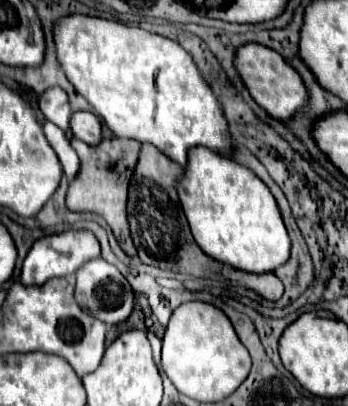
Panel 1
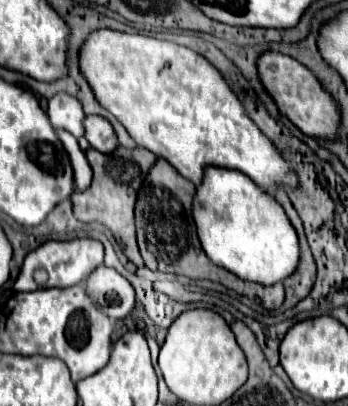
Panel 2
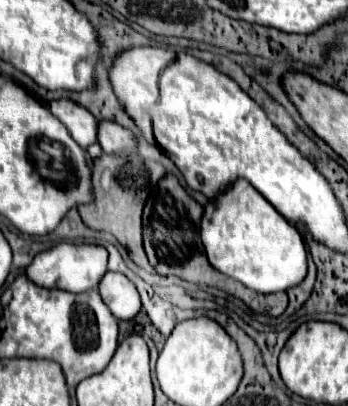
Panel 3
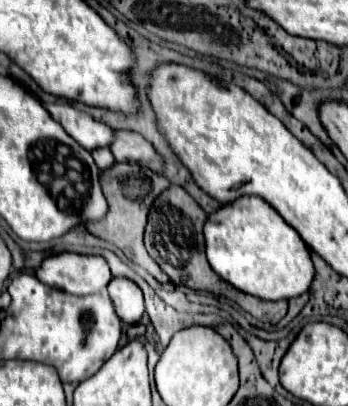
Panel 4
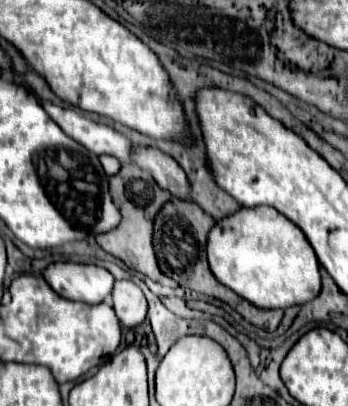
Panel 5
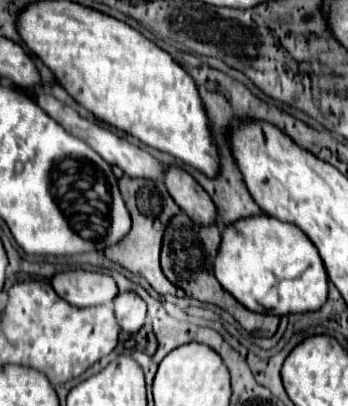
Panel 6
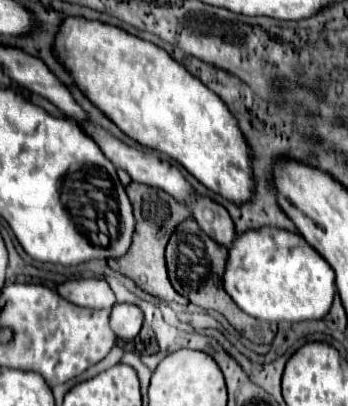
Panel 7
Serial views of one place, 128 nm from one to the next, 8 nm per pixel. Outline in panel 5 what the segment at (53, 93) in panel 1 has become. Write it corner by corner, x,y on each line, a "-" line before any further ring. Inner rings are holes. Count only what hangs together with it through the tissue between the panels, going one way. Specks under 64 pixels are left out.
42,102
44,110
48,112
48,116
52,116
52,120
68,134
72,136
78,144
84,144
84,148
88,148
94,154
110,154
116,156
122,164
132,162
130,154
132,154
132,142
128,138
124,138
120,132
116,132
114,128
106,126
106,124
98,124
82,114
78,114
72,108
62,108
56,106
52,102

